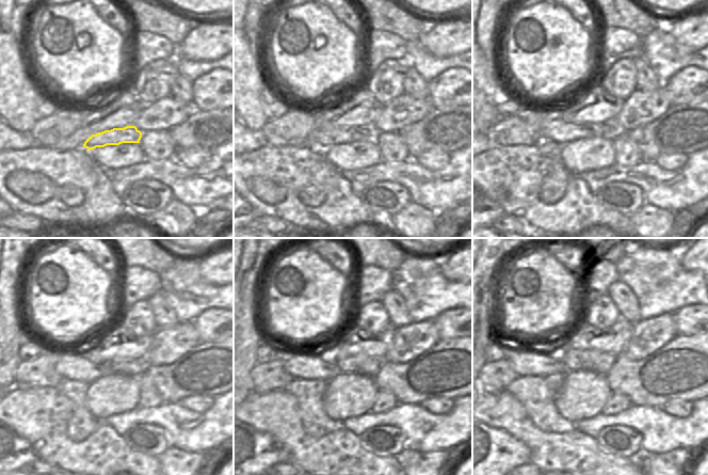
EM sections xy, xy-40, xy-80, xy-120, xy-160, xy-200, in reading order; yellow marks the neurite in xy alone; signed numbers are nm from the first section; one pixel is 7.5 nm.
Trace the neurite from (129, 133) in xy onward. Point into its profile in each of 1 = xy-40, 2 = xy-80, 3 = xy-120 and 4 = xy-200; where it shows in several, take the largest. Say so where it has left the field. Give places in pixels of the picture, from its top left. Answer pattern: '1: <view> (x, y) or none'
1: xy-40 (323, 139)
2: xy-80 (553, 129)
3: xy-120 (69, 366)
4: xy-200 (524, 362)

